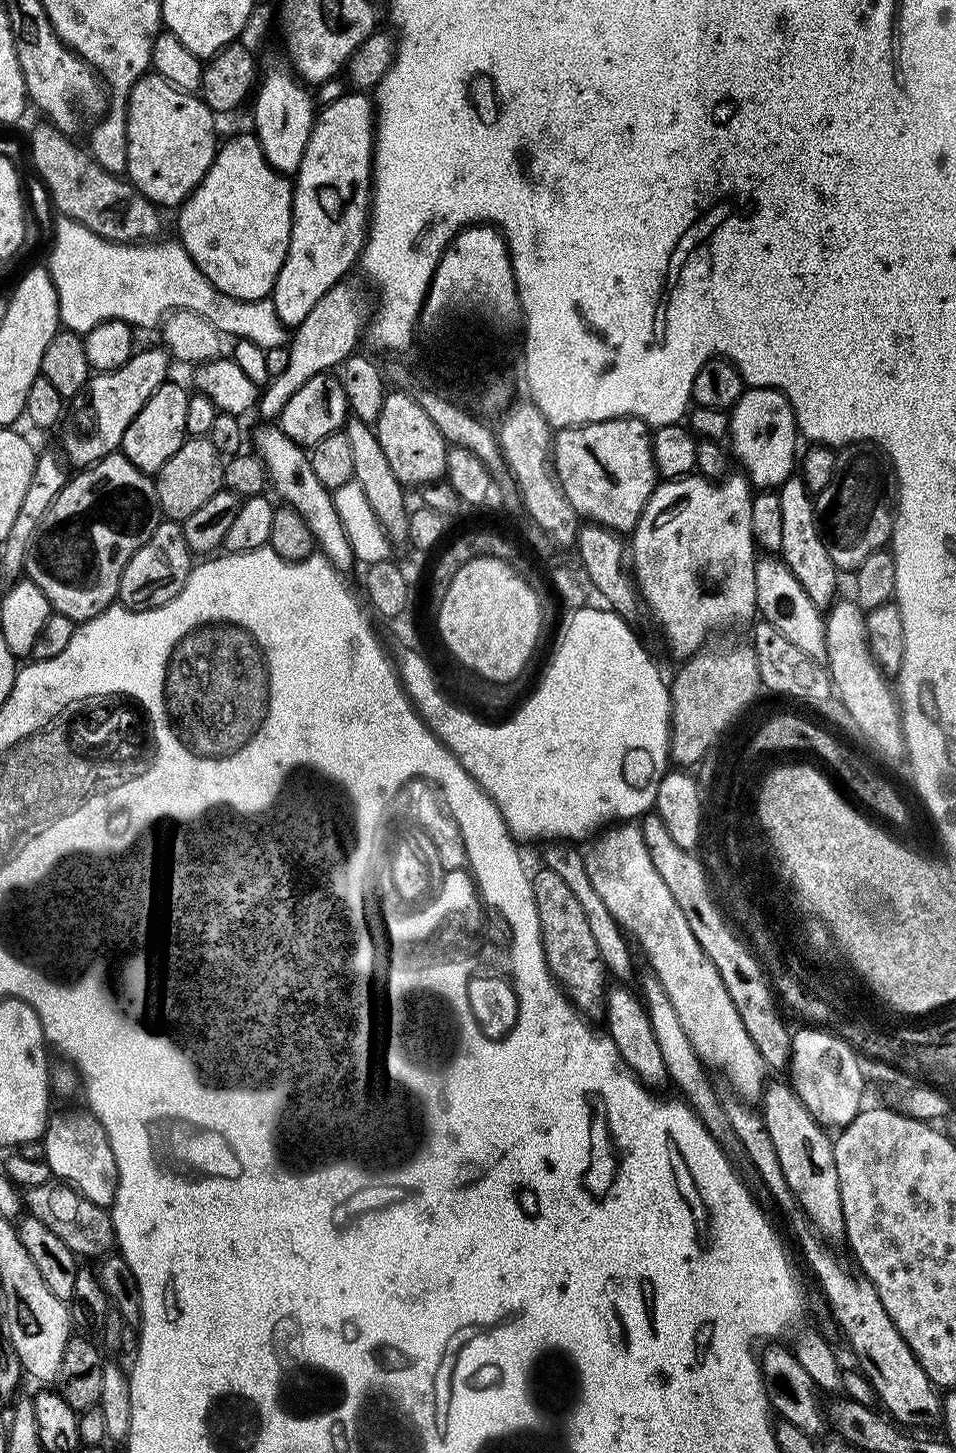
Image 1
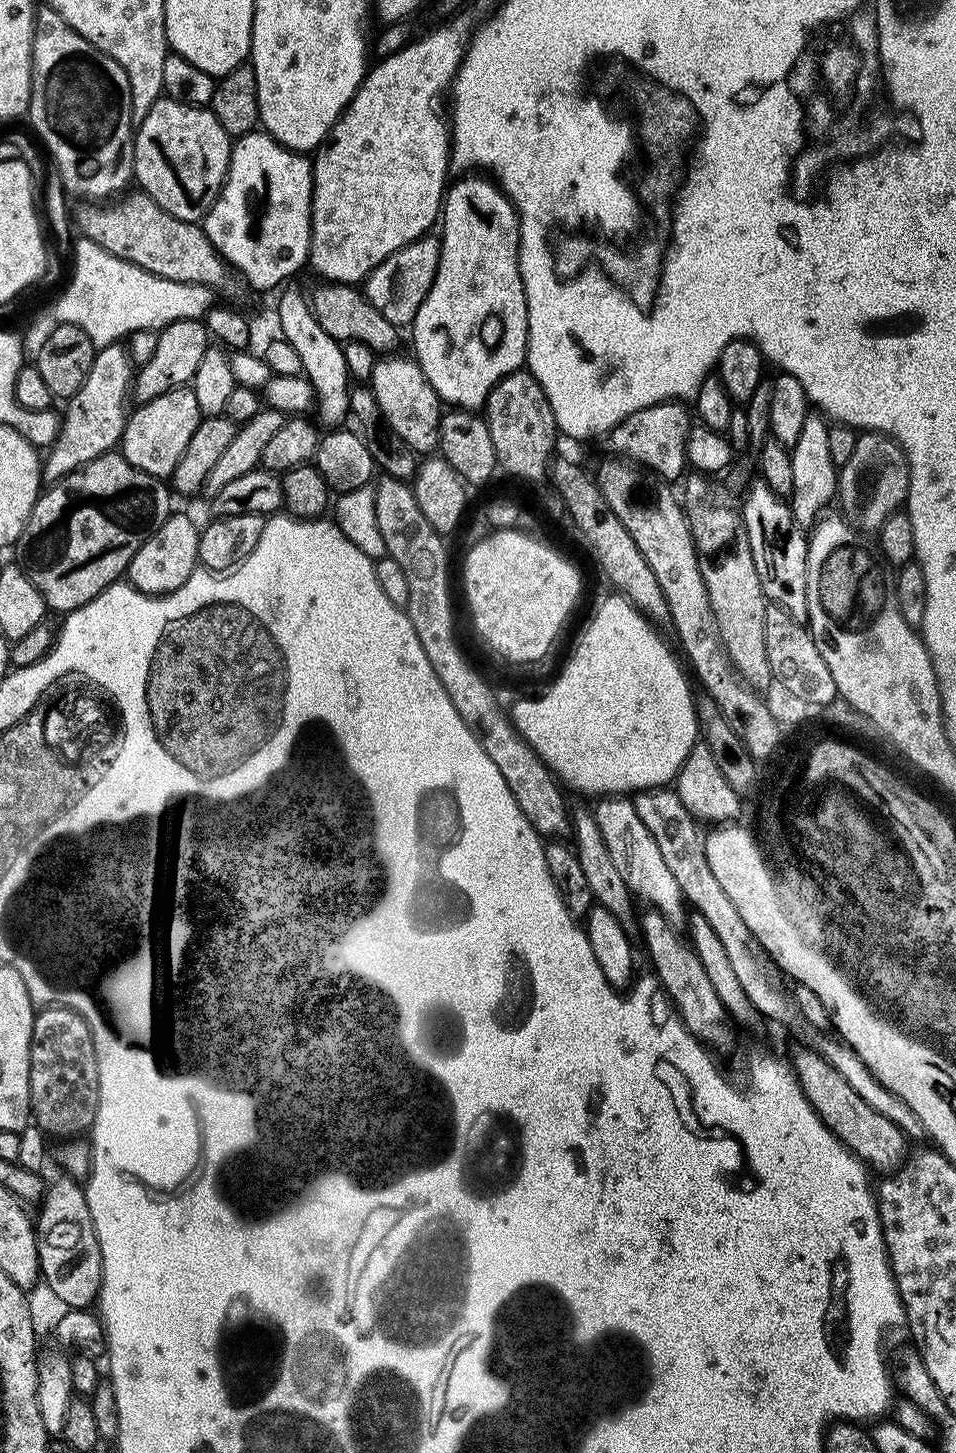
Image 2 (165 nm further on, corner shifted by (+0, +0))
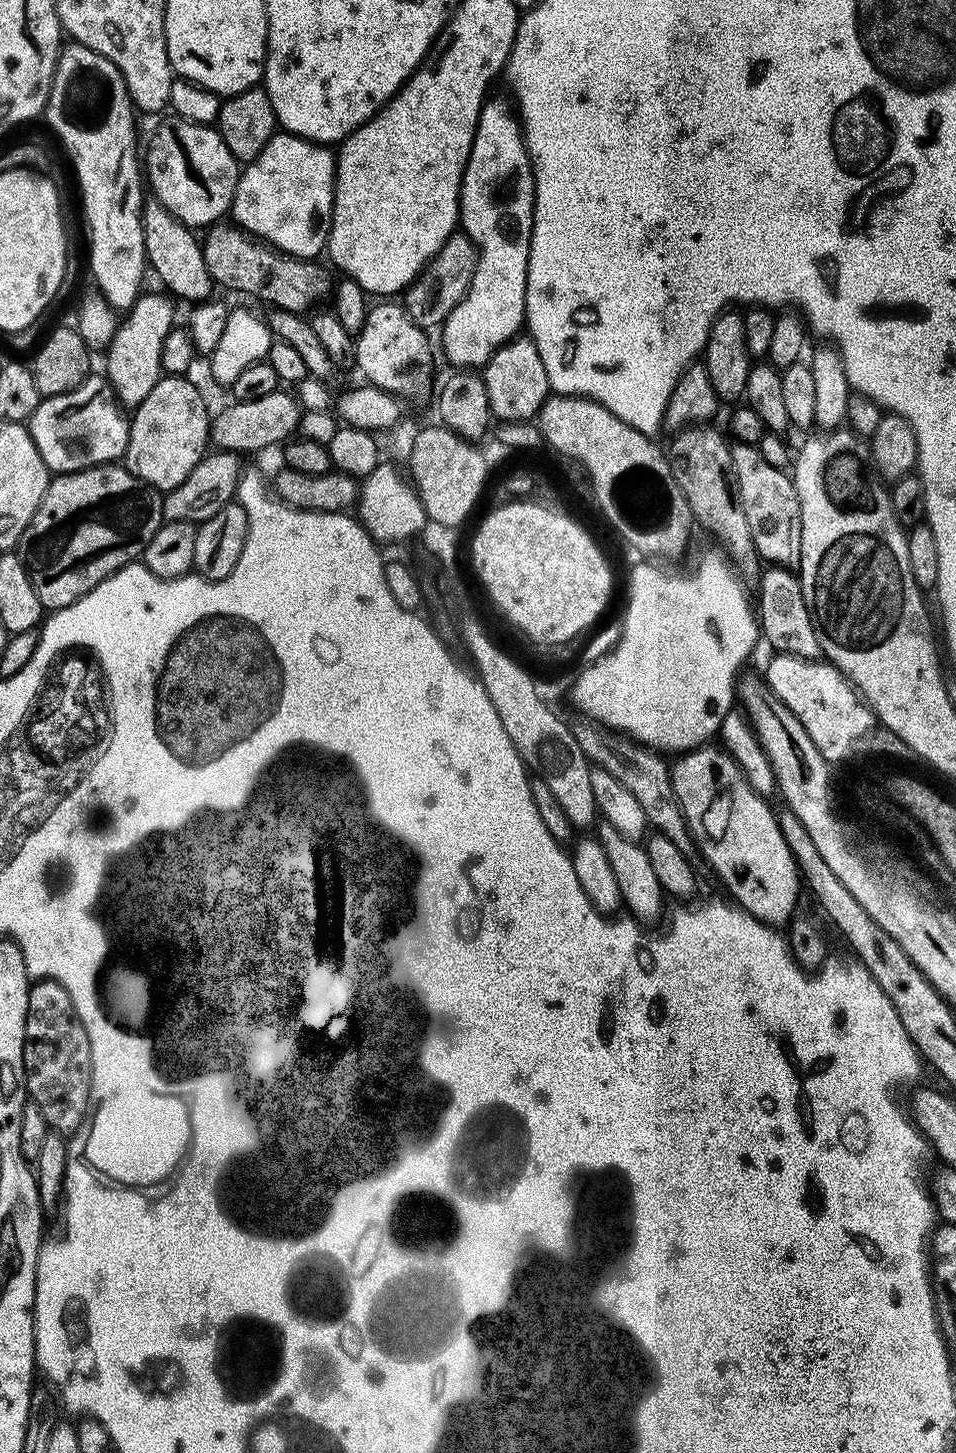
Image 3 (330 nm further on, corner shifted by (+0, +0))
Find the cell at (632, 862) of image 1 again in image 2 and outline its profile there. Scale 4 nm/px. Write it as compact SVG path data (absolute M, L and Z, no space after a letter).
M604 798L595 805L598 830L602 830L602 839L610 850L610 858L614 866L622 874L626 886L631 890L633 897L645 900L645 905L651 906L660 912L674 925L680 926L686 920L686 901L682 890L678 890L678 882L674 874L666 866L662 853L658 850L654 838L650 838L650 830L642 826L642 821L635 812L631 799L628 798Z

